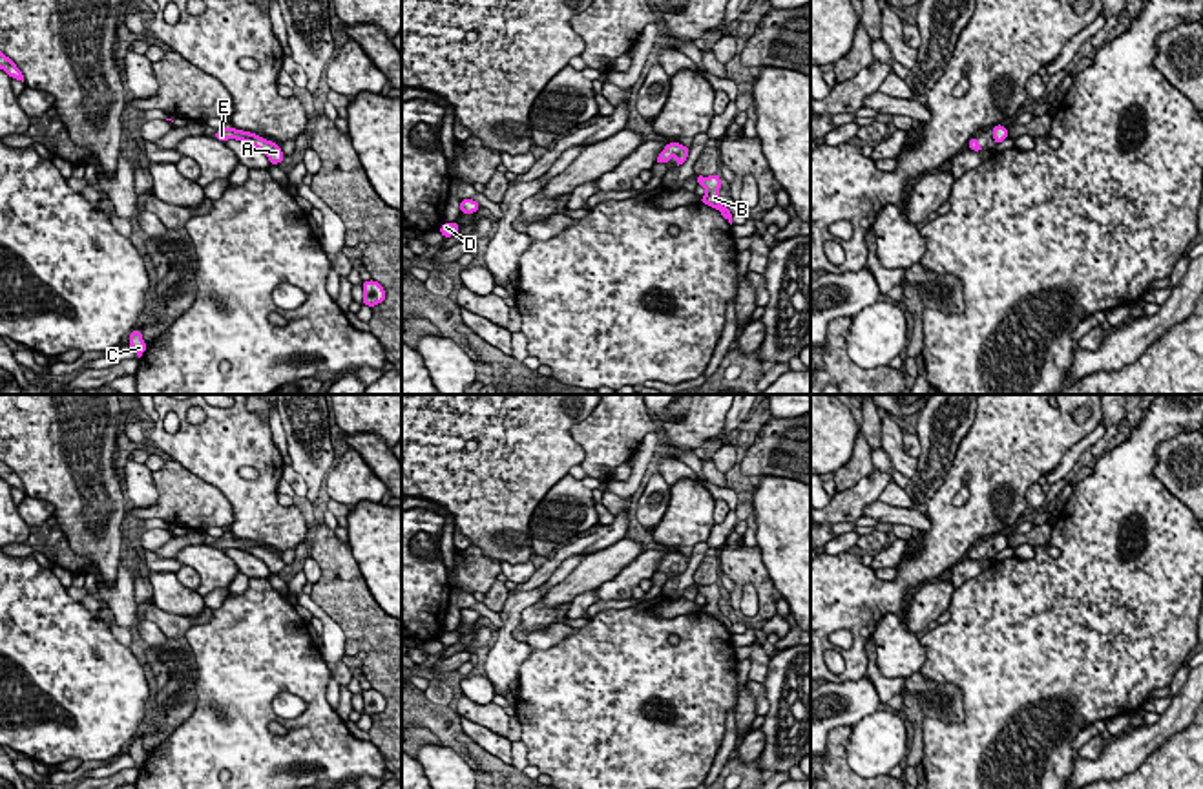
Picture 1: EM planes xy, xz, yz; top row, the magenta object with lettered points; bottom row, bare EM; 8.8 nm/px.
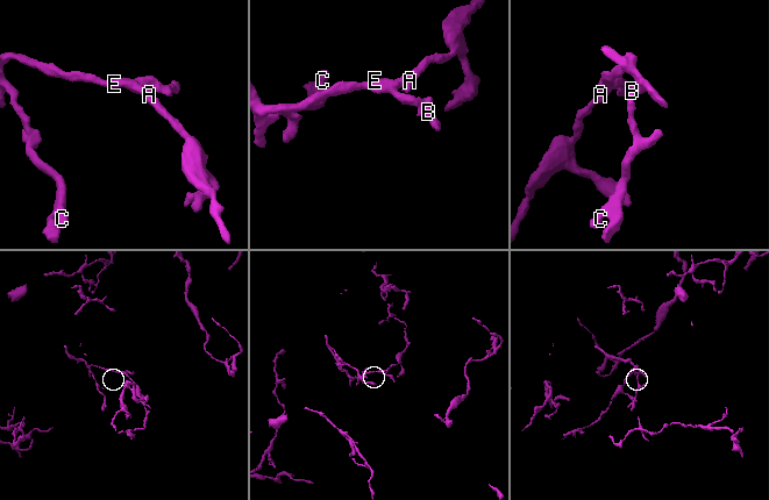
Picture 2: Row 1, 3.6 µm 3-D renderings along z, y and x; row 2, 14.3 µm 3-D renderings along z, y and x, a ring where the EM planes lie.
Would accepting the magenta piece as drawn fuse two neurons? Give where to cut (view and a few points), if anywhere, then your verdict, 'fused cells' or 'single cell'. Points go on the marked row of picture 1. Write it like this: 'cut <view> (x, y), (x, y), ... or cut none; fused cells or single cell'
cut none; single cell

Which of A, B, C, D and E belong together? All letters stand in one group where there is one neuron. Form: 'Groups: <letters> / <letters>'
Groups: A B C D E

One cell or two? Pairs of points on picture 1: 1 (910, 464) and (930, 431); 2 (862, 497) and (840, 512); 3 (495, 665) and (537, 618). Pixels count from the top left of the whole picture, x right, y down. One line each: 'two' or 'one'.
1: two
2: one
3: two

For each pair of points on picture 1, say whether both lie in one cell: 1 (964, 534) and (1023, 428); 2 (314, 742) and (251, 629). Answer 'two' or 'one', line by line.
1: one
2: one

